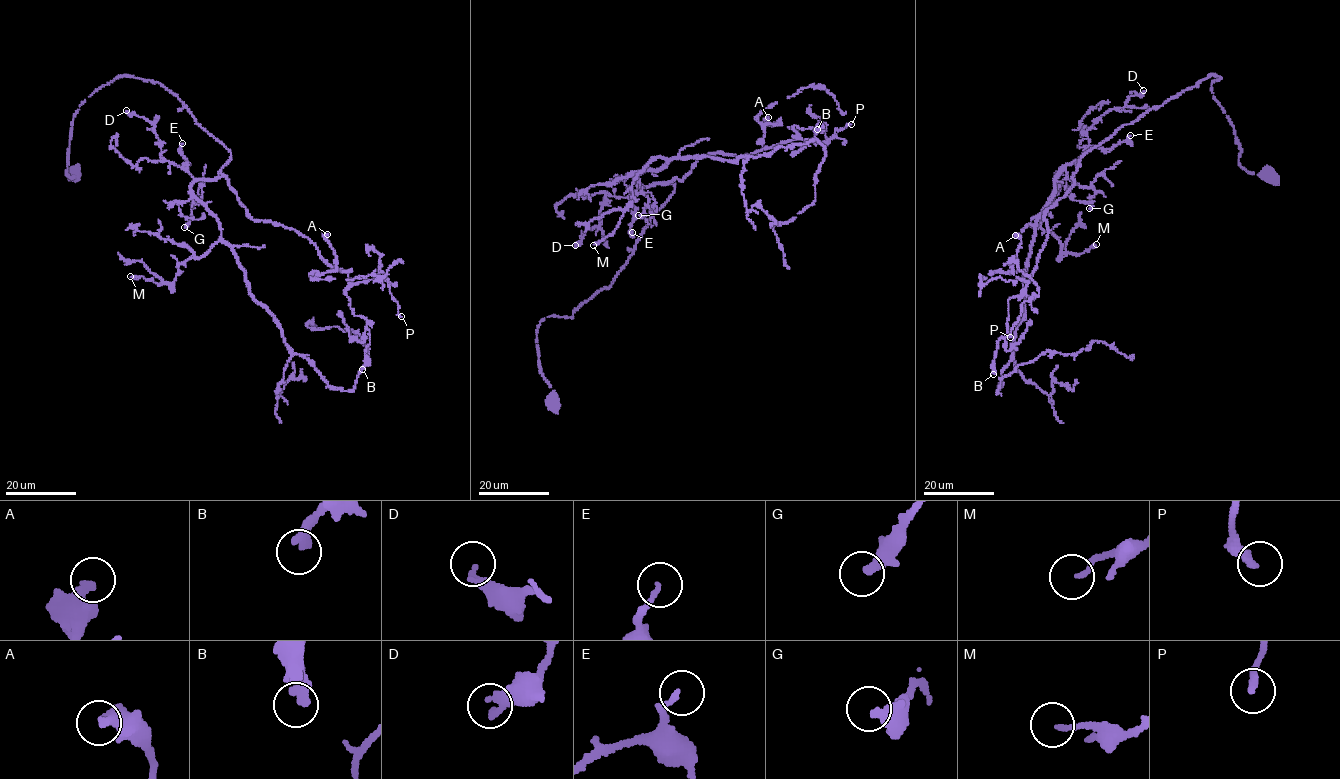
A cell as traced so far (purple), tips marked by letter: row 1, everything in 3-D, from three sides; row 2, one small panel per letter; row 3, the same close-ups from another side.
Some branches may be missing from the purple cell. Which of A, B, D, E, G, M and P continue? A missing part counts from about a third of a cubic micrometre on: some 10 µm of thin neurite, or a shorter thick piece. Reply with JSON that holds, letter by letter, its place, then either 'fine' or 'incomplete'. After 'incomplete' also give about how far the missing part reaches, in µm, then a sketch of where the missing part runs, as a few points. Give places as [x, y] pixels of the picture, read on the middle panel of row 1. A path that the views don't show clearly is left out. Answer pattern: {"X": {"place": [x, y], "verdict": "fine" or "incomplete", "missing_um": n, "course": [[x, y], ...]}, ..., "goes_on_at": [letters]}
{"A": {"place": [768, 117], "verdict": "fine"}, "B": {"place": [817, 129], "verdict": "fine"}, "D": {"place": [575, 245], "verdict": "fine"}, "E": {"place": [632, 232], "verdict": "fine"}, "G": {"place": [638, 215], "verdict": "fine"}, "M": {"place": [593, 245], "verdict": "fine"}, "P": {"place": [851, 124], "verdict": "incomplete", "missing_um": 40}, "goes_on_at": ["P"]}

